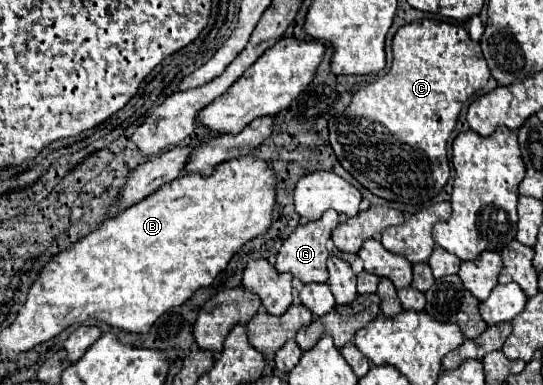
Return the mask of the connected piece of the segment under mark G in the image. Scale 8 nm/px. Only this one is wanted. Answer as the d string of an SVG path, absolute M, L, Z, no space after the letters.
M326 211L318 221L308 221L306 225L298 225L296 231L284 241L276 255L276 271L278 273L292 273L302 283L326 283L328 271L326 271L326 259L328 249L326 243L332 235L332 229L336 229L340 223L340 215L336 211Z

